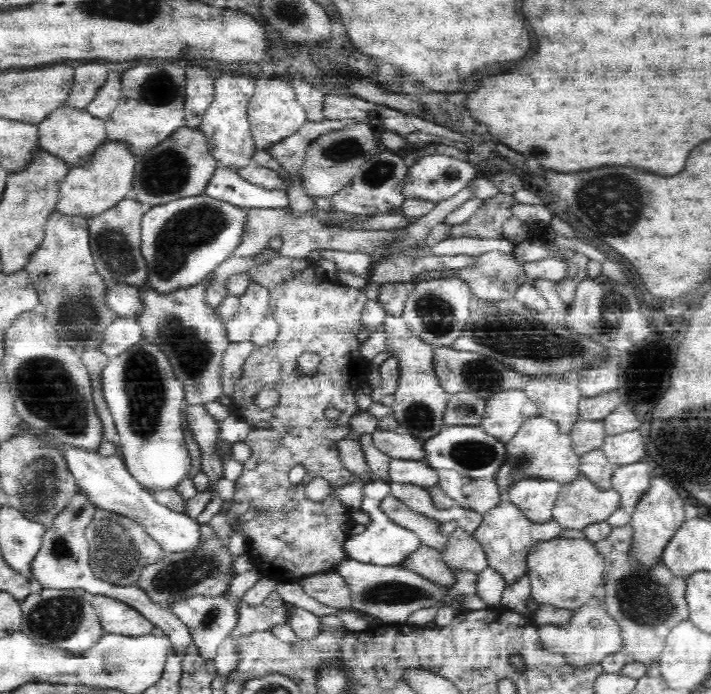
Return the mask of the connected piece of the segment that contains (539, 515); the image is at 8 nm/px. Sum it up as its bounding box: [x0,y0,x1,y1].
[502,480,563,524]

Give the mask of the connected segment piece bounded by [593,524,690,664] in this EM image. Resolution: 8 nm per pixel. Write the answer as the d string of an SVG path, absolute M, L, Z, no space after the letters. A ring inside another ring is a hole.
M630 524L614 527L606 538L593 542L593 545L606 559L603 606L608 617L620 629L622 652L633 662L648 664L660 658L670 632L678 624L690 619L689 606L685 599L687 581L676 578L664 563L654 568L629 566L625 552L628 550L631 536Z

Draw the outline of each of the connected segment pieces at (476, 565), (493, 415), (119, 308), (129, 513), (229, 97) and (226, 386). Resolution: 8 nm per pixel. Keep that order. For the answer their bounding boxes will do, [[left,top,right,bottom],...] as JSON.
[[439,528,488,574],[480,390,539,443],[108,286,146,319],[60,443,200,553],[199,72,257,173],[222,340,253,397]]

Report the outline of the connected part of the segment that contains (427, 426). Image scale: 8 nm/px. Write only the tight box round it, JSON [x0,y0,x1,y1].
[380,315,448,443]

